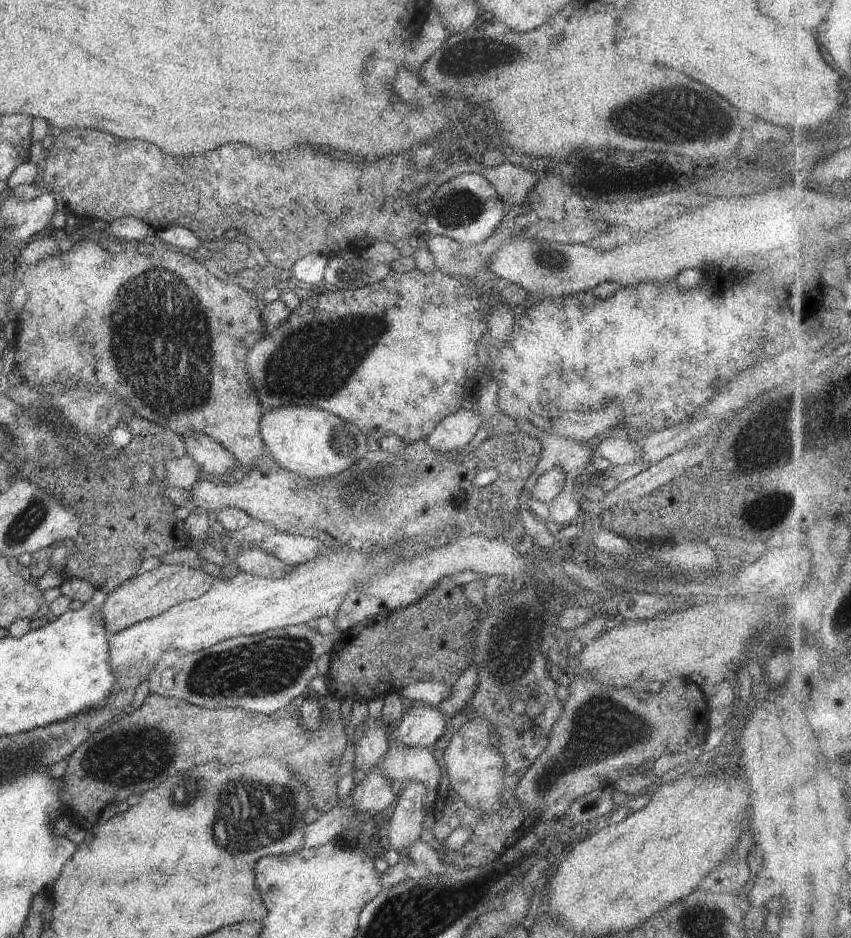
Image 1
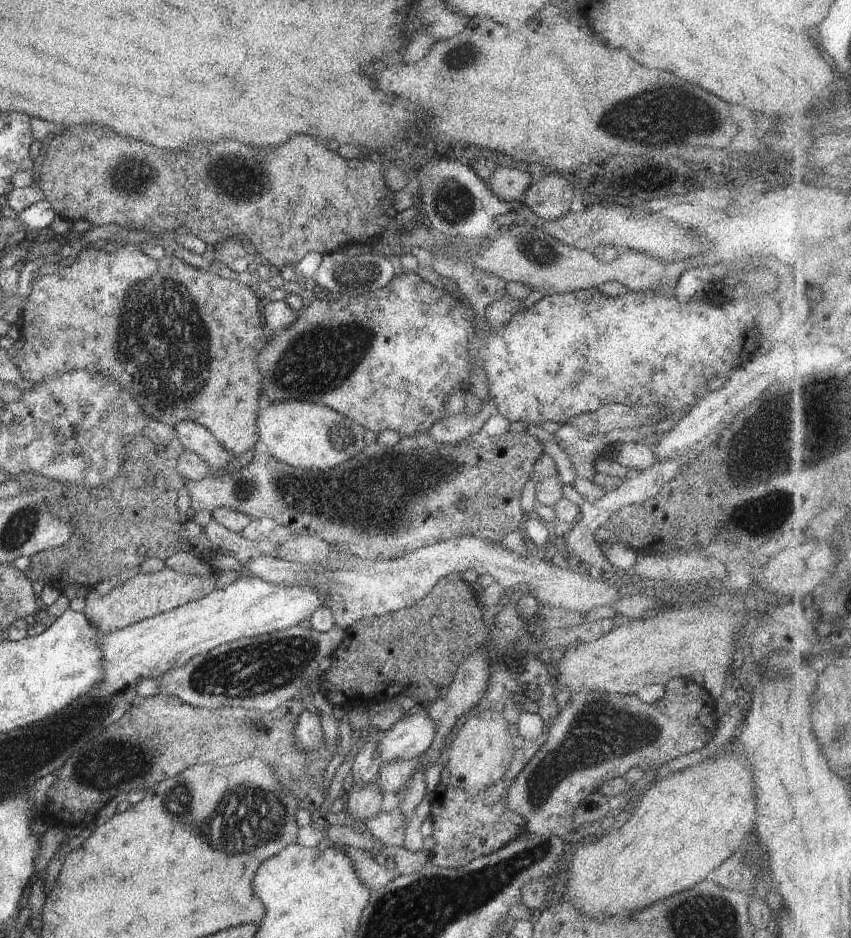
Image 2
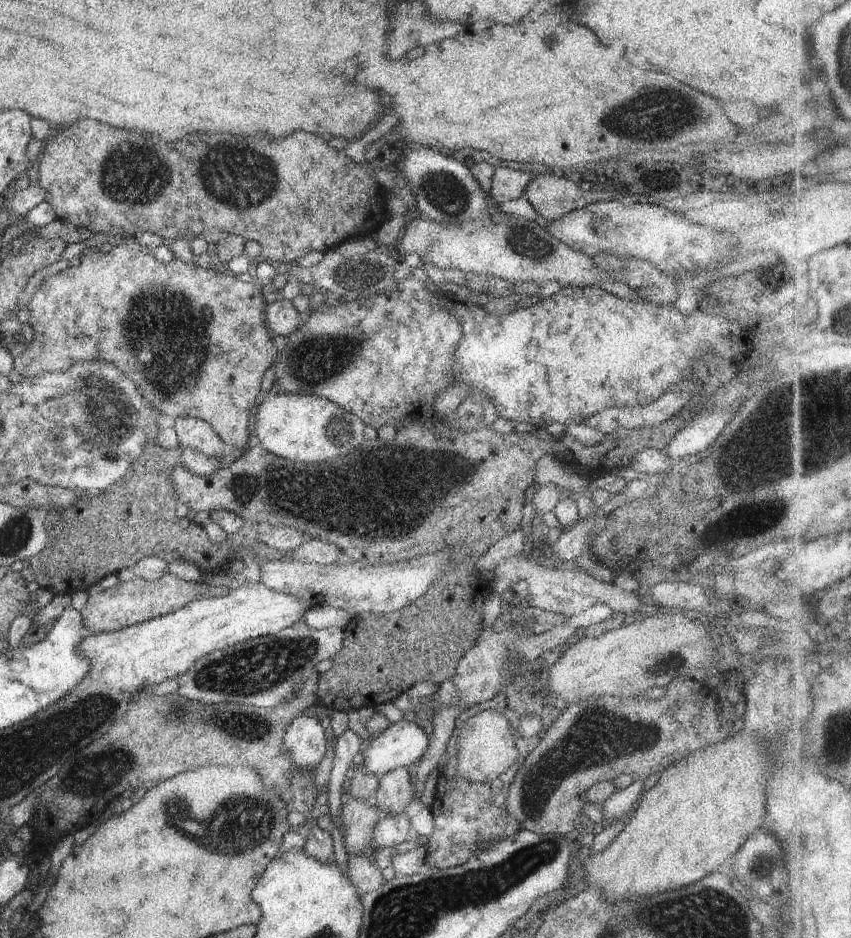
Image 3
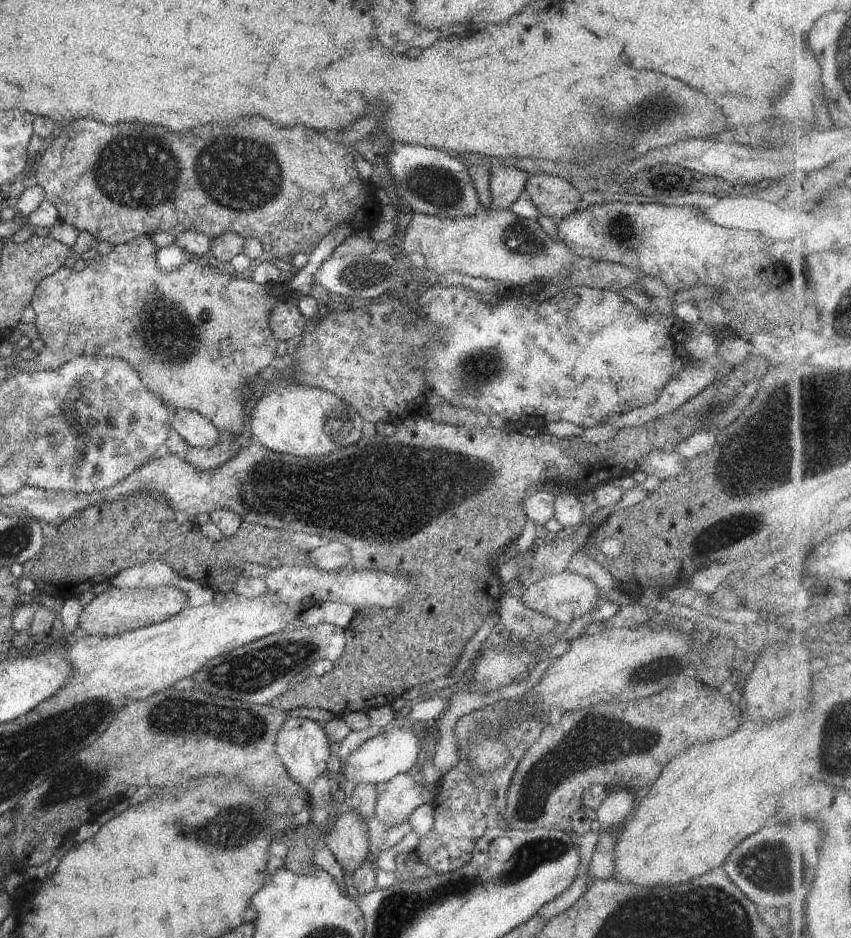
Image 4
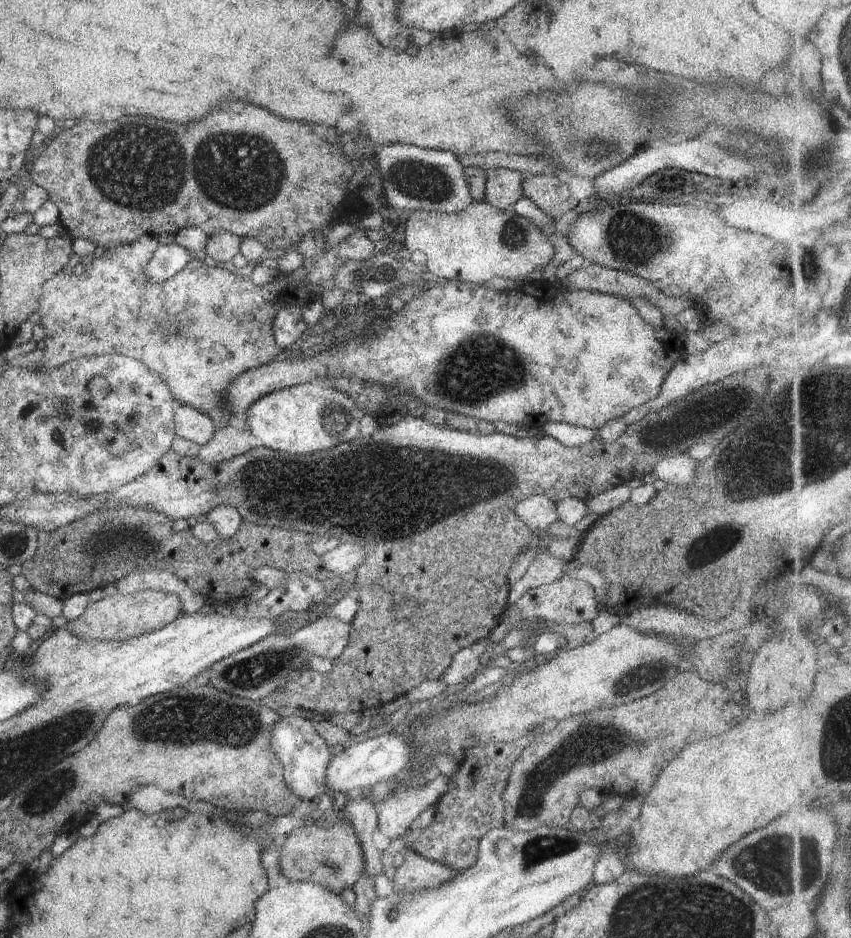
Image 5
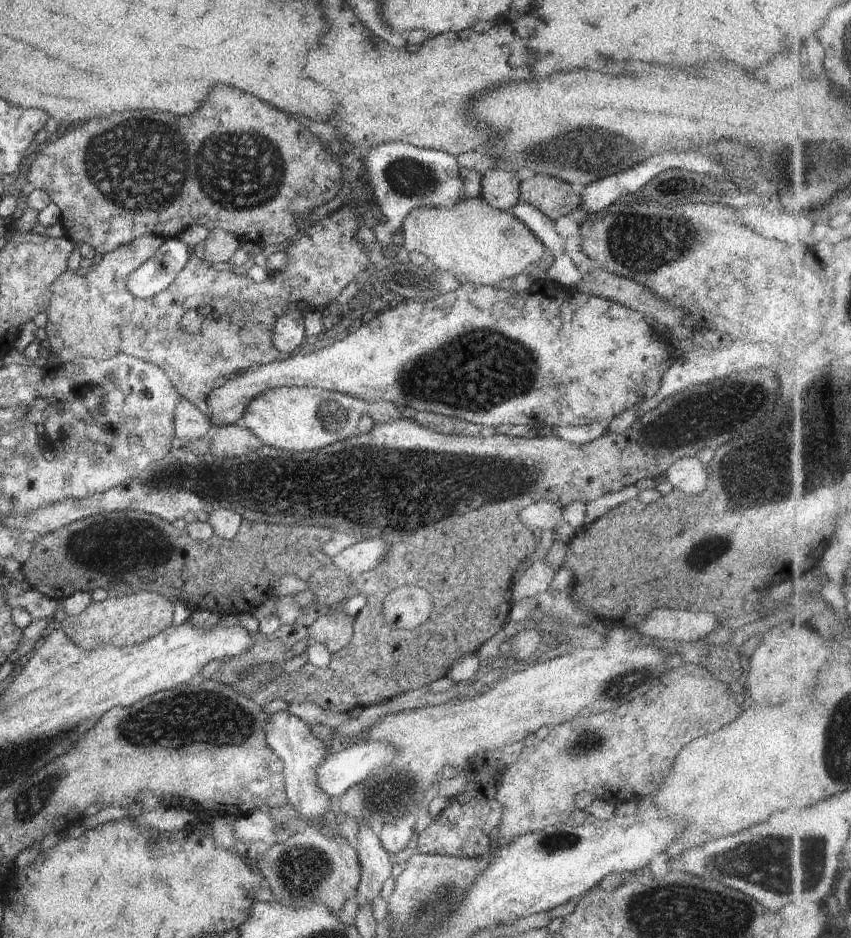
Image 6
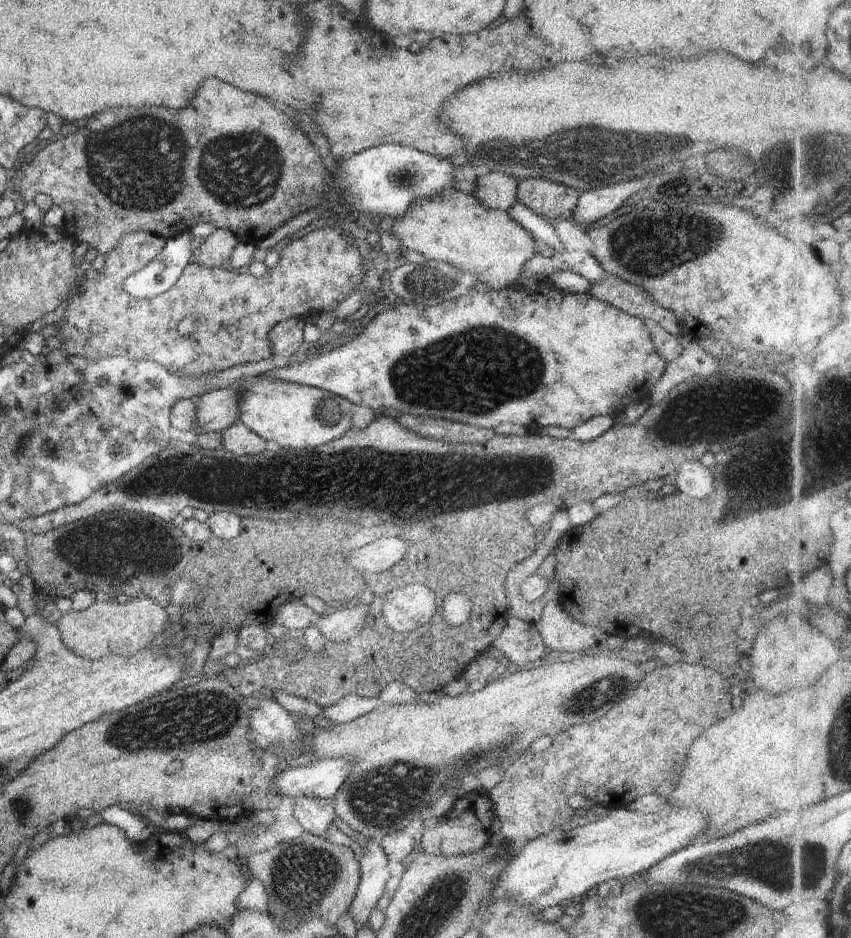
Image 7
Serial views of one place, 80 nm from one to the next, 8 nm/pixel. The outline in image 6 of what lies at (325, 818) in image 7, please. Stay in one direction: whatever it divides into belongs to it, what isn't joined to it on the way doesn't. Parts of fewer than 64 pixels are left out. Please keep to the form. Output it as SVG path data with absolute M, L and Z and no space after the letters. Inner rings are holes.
M277 711L268 715L263 724L263 733L267 746L284 761L283 776L288 806L294 808L300 818L308 820L310 824L321 824L323 817L326 818L329 814L330 797L315 785L315 768L326 758L326 744L311 734L310 726L288 711Z

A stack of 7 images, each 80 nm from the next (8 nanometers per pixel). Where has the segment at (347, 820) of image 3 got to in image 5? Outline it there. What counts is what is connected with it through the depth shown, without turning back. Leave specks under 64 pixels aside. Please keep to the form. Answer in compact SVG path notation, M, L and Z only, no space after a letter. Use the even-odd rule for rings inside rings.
M340 817L331 821L330 826L322 828L320 823L309 823L305 826L295 828L290 833L285 833L285 841L281 844L281 850L278 853L279 883L282 886L286 884L294 885L297 882L314 883L321 886L324 890L336 896L341 896L344 890L353 890L353 886L362 878L364 865L361 844L358 842L355 830L341 821Z

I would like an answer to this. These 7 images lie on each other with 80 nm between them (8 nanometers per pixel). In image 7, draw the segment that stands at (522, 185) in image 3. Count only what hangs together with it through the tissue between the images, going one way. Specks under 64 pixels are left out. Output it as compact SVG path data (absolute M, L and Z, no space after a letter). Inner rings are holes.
M489 171L477 177L474 190L469 194L488 210L509 211L517 203L518 182L512 175Z

